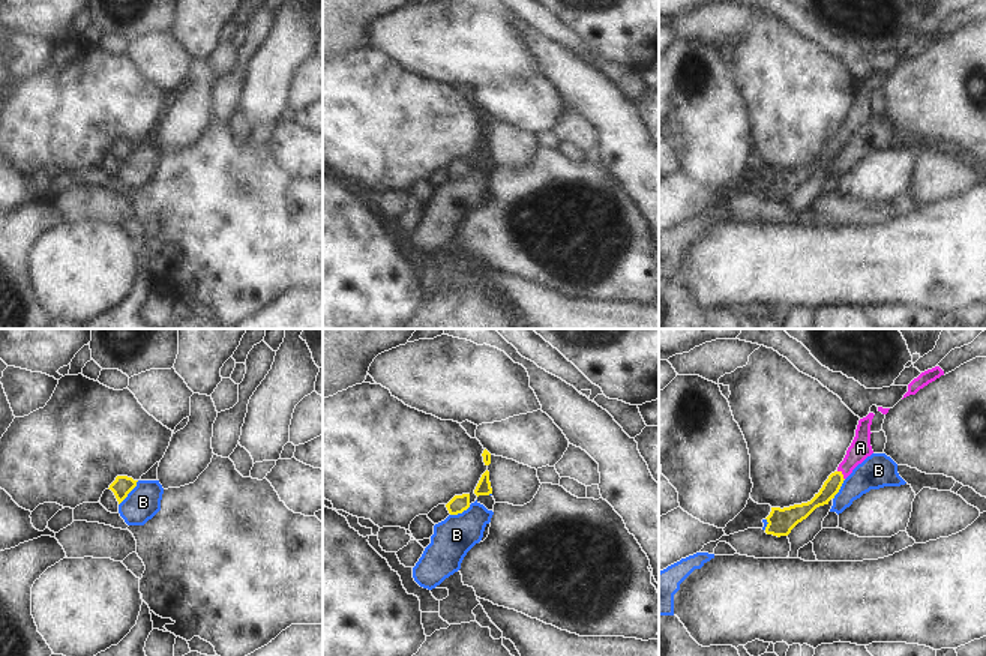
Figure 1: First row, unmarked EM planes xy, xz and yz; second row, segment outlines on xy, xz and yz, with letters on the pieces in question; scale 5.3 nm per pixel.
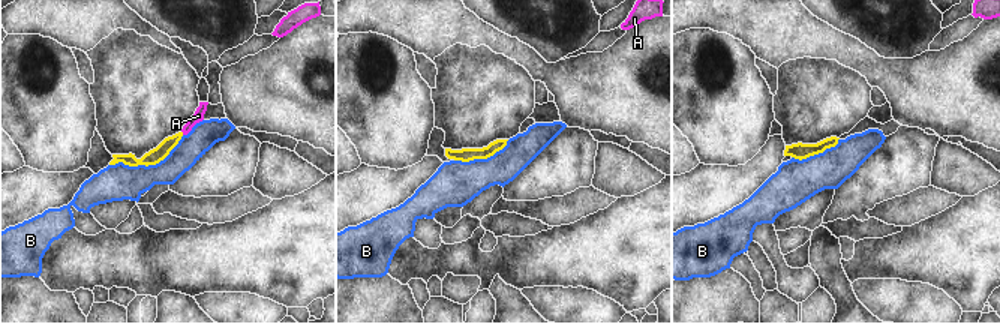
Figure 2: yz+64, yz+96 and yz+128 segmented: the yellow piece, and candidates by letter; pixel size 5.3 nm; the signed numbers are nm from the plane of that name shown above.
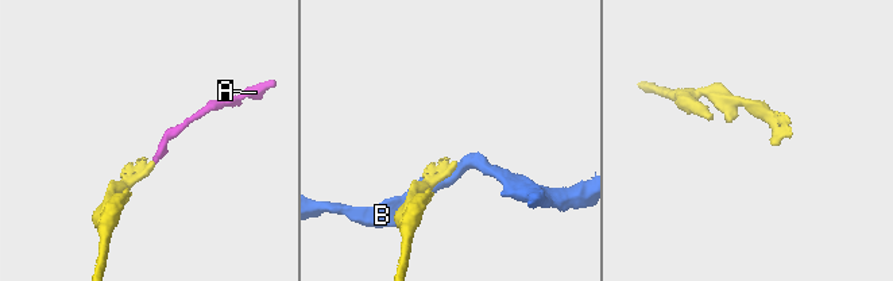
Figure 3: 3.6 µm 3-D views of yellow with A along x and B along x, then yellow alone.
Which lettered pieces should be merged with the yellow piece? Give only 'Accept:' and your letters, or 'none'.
Accept: A

